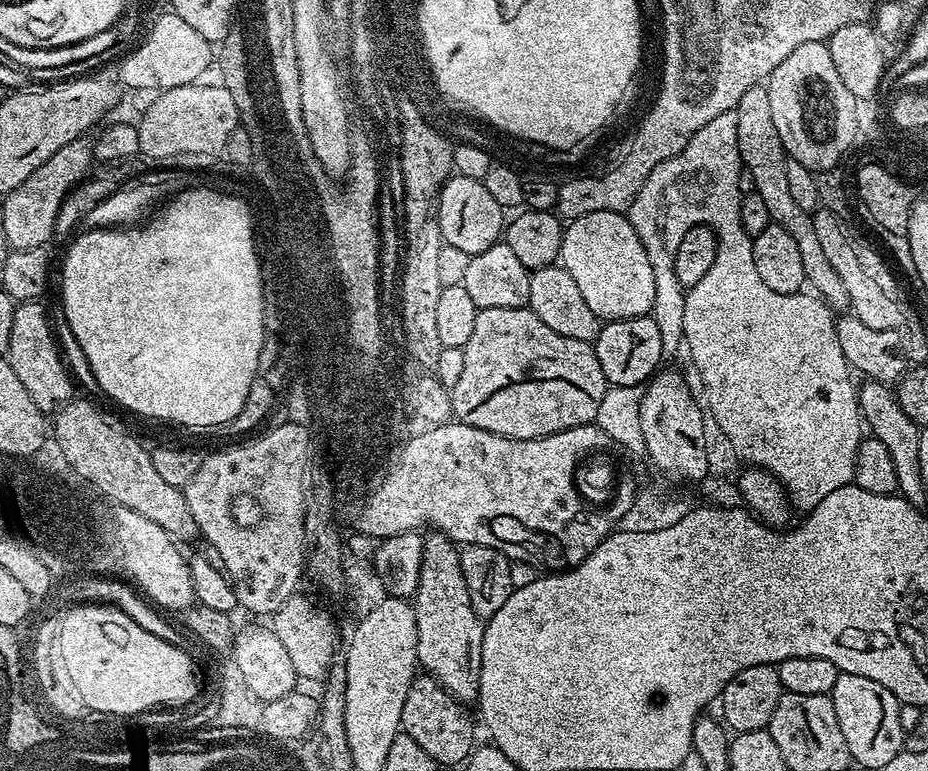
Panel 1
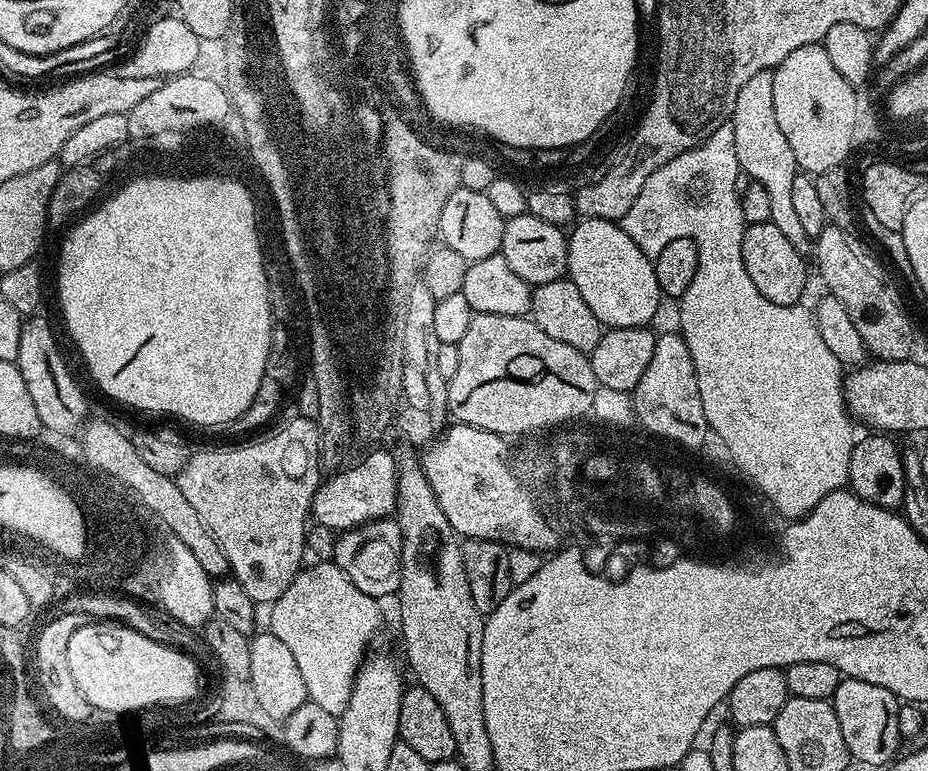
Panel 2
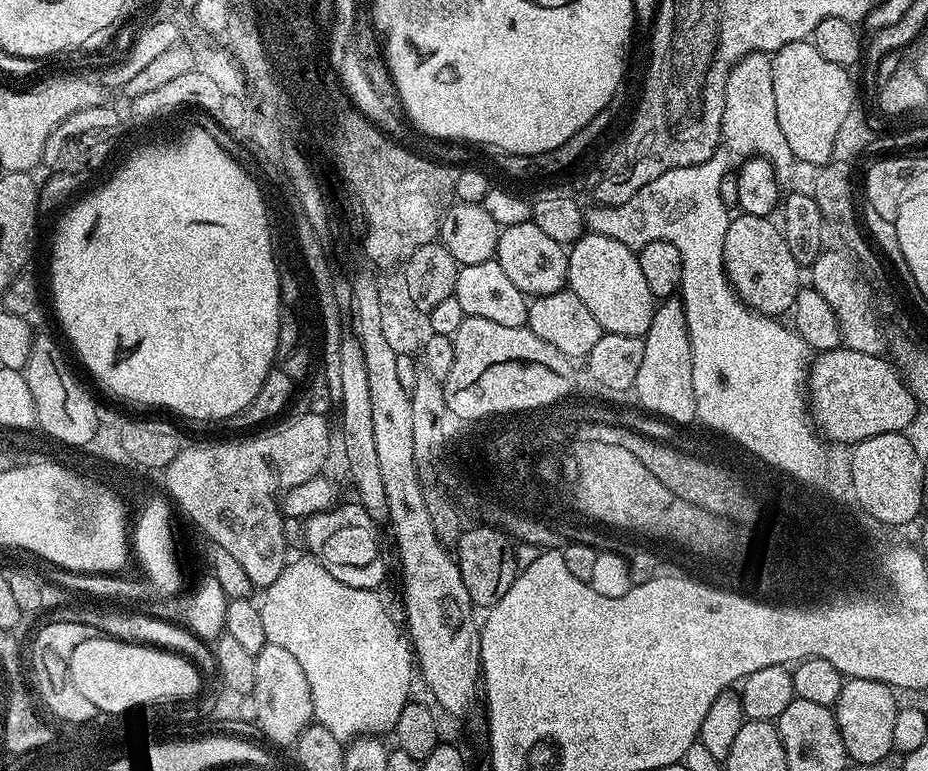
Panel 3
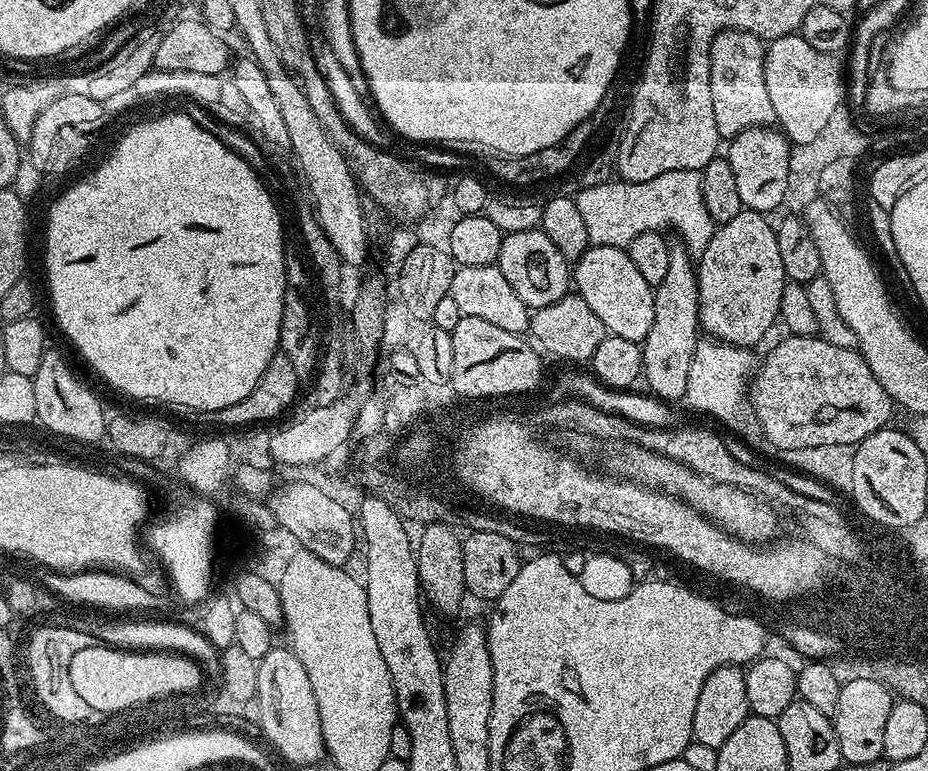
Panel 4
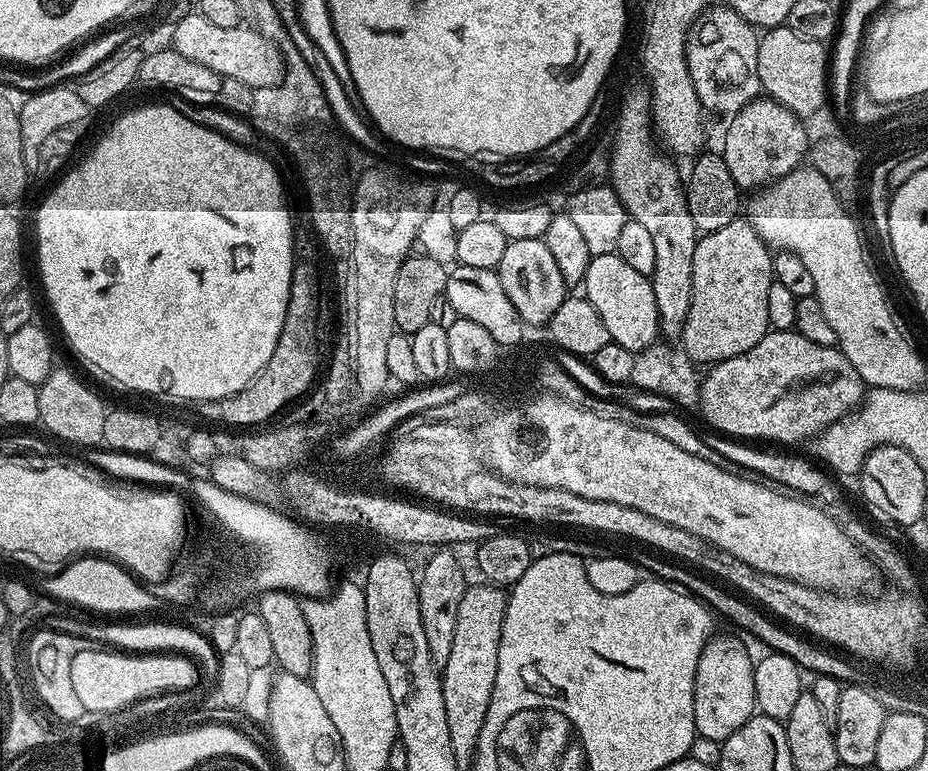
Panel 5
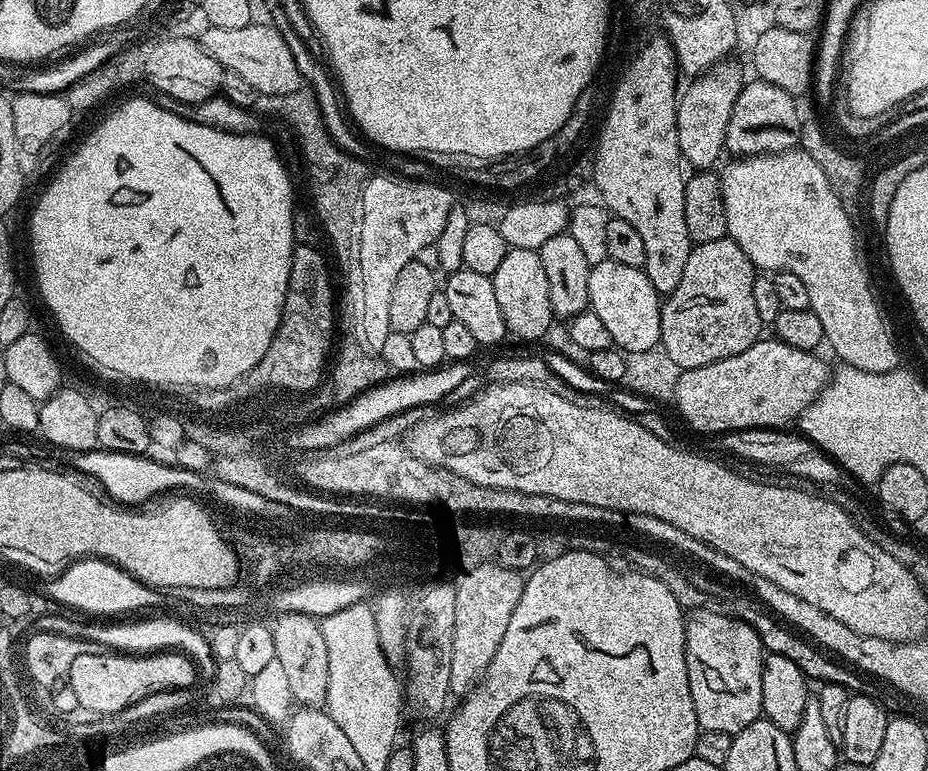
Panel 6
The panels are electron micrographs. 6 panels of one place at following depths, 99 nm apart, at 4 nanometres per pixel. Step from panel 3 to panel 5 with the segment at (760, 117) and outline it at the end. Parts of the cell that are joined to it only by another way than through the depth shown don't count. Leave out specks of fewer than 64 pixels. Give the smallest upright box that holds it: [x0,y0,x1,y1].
[684,7,761,118]

